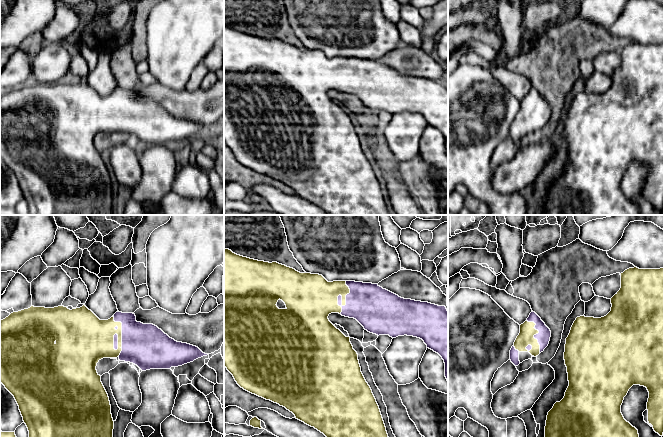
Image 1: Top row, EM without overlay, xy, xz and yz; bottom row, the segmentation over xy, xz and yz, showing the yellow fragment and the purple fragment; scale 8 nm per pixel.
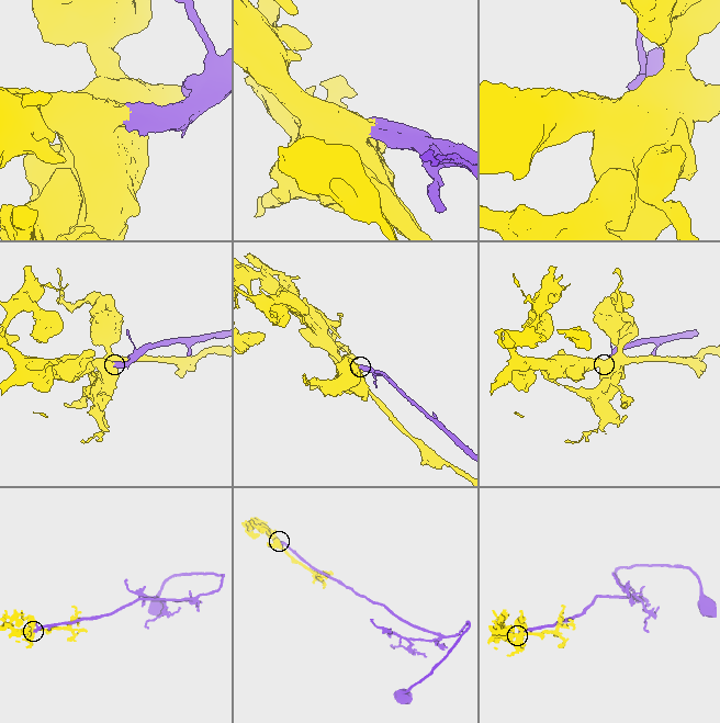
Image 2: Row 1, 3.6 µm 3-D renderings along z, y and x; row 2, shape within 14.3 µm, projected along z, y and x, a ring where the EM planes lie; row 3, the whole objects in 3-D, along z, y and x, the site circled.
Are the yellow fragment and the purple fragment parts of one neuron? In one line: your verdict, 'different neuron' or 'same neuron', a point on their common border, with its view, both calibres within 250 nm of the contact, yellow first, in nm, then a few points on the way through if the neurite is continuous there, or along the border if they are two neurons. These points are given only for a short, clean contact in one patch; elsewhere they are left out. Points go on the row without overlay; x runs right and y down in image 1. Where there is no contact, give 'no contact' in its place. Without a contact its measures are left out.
same neuron; meets yellow in xz at (345, 73); 360 nm thick on the yellow side, 340 nm on the other; runs through xz (314, 74), (339, 71), (345, 73), (363, 77), (373, 83)

